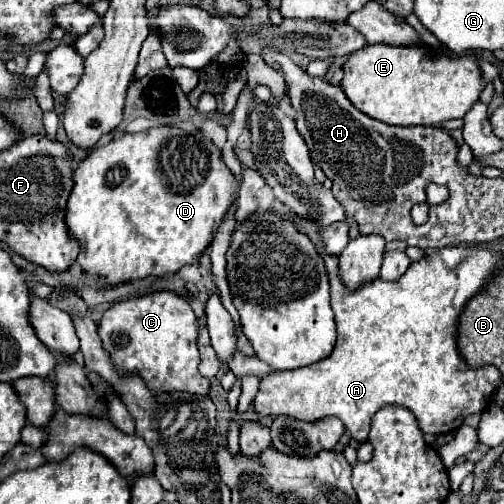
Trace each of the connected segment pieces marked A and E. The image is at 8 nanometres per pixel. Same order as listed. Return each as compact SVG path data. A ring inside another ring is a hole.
M439 249L425 255L421 261L413 261L407 273L397 281L375 279L363 283L359 289L349 291L337 269L337 259L325 257L327 273L331 283L331 305L337 317L337 343L327 359L319 363L291 369L291 371L271 371L259 383L259 393L255 395L255 411L259 417L293 417L299 421L315 423L325 417L339 417L353 441L363 443L367 439L373 415L385 405L407 407L423 433L441 435L455 431L463 425L467 415L483 413L485 401L491 401L497 385L501 383L501 373L495 367L469 369L457 351L457 321L463 311L463 303L471 299L491 275L503 265L503 255L489 249Z
M367 45L355 55L351 55L343 65L343 79L341 89L347 99L365 115L397 127L415 127L427 125L437 127L443 121L463 117L473 103L479 99L483 89L483 79L479 65L473 57L459 55L459 57L443 57L437 53L429 53L425 47L383 47L383 45Z

